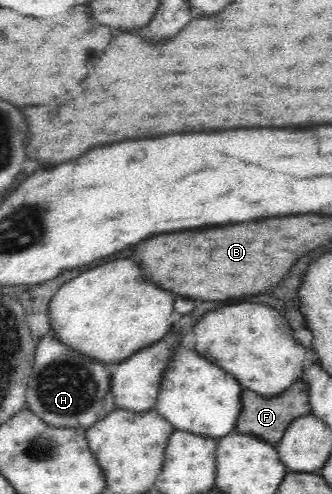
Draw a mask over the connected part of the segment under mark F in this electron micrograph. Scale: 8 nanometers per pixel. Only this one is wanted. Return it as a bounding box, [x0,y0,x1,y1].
[235,380,311,446]

